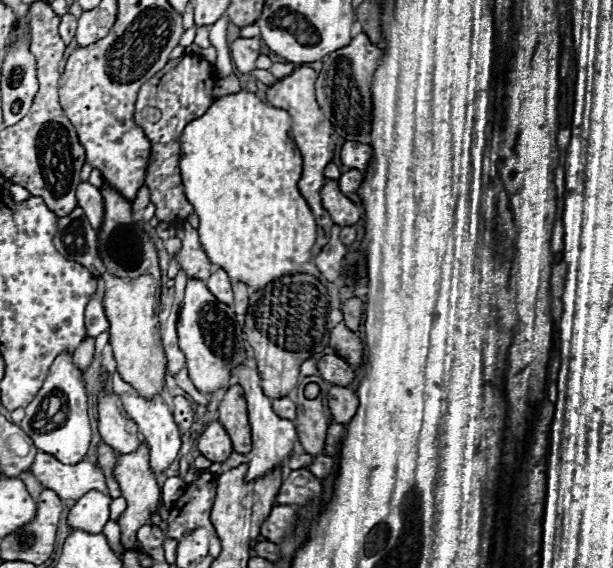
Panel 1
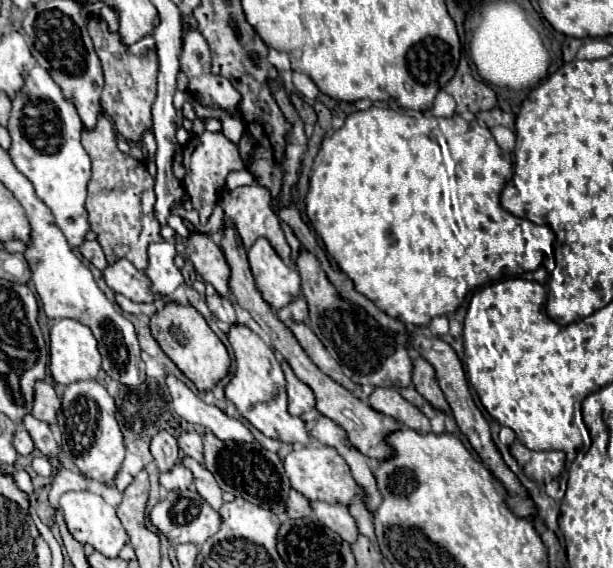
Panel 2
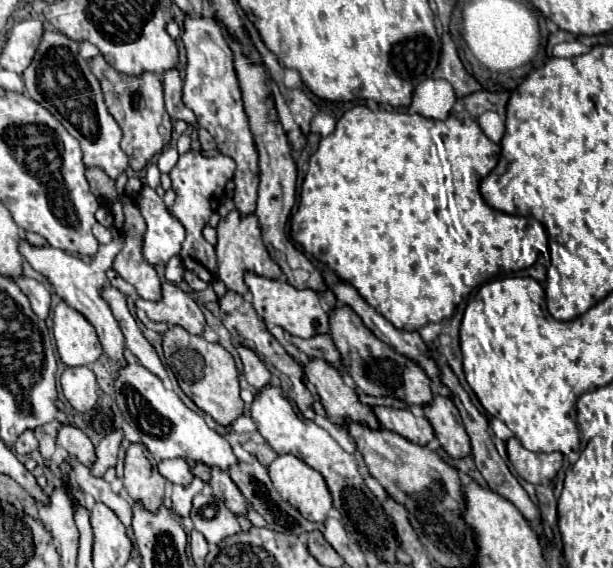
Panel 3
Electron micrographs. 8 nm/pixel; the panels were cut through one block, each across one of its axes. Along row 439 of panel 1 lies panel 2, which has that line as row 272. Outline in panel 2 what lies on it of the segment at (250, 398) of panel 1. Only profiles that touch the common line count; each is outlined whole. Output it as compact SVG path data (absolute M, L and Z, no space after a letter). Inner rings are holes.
M258 238L248 250L248 262L262 298L274 308L282 308L300 294L300 274L286 266L266 238Z

